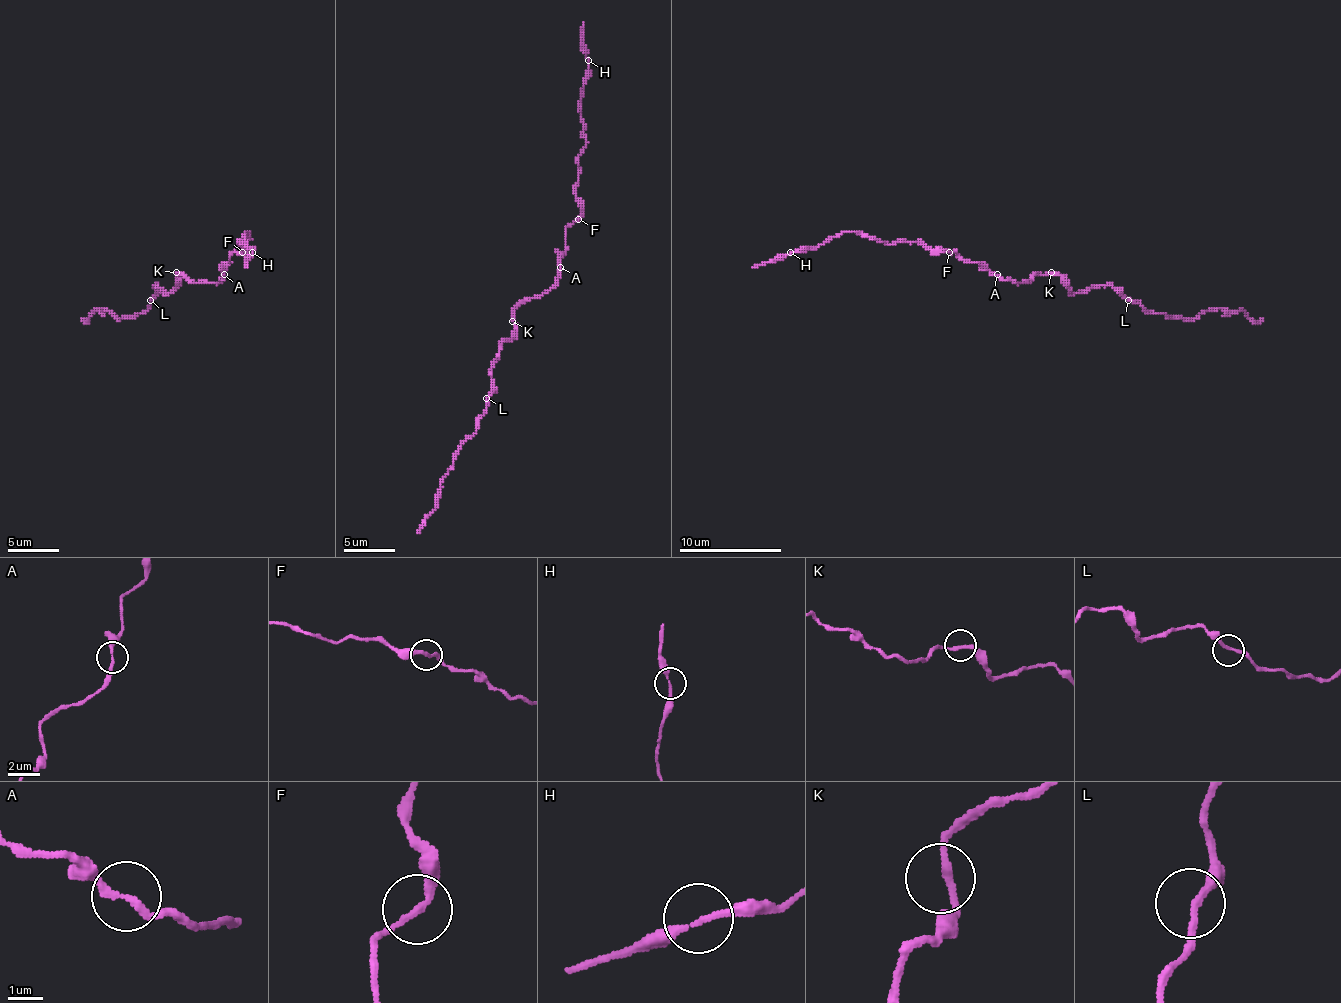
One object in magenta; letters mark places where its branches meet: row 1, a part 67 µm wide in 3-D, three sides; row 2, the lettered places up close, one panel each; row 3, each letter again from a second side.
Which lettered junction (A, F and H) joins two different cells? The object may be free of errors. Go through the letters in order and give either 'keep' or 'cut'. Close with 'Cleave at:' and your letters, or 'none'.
A: keep
F: keep
H: keep
Cleave at: none

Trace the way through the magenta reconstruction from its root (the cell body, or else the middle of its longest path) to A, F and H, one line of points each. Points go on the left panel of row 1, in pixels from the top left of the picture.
A: (206, 283), (217, 283), (224, 275)
F: (206, 283), (222, 280), (229, 257), (235, 252), (242, 252)
H: (206, 283), (224, 278), (229, 257), (245, 249), (240, 244), (250, 237), (245, 232), (245, 244), (252, 252)

